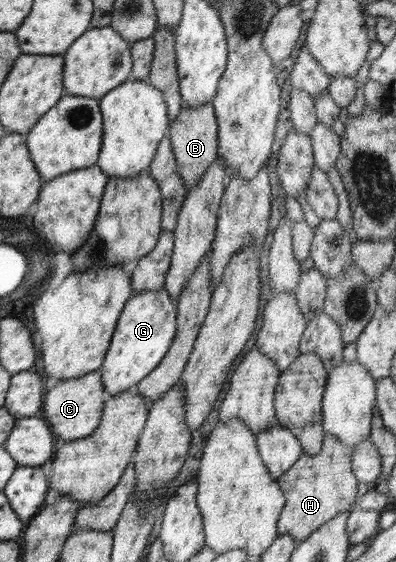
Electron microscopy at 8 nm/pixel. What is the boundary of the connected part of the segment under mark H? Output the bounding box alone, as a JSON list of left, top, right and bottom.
[277,432,359,542]

